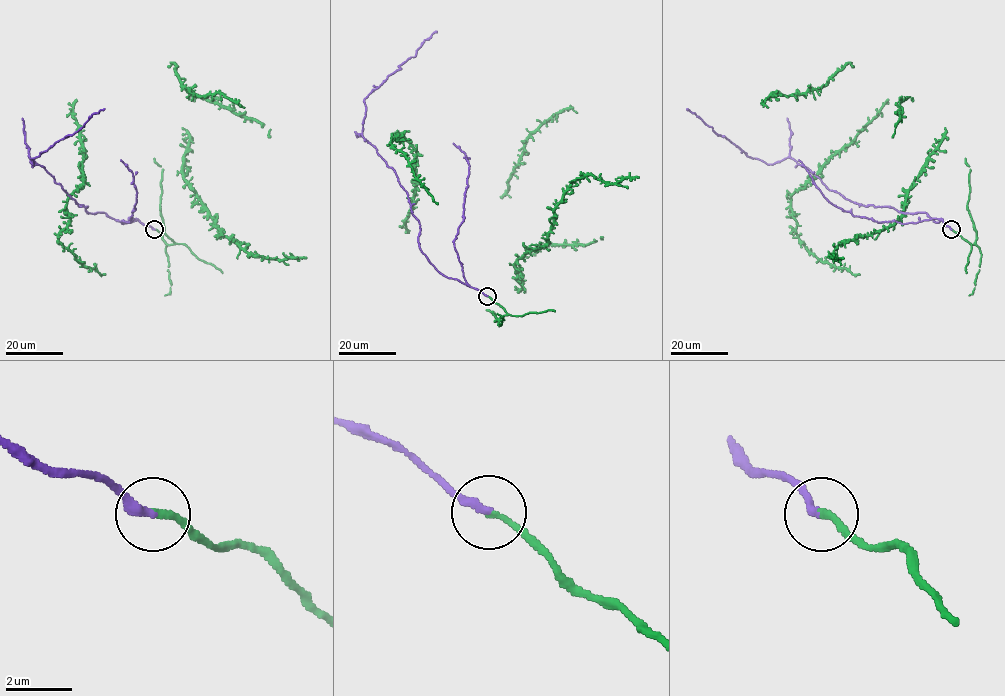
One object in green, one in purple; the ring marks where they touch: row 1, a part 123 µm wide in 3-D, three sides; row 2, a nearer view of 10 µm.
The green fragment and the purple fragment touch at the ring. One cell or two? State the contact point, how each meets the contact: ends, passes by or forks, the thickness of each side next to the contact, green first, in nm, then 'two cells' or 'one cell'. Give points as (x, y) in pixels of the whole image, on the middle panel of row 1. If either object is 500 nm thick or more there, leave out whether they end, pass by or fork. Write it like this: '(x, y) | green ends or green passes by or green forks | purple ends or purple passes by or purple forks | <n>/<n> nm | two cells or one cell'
(487, 296) | green ends | purple ends | 180/280 nm | one cell

